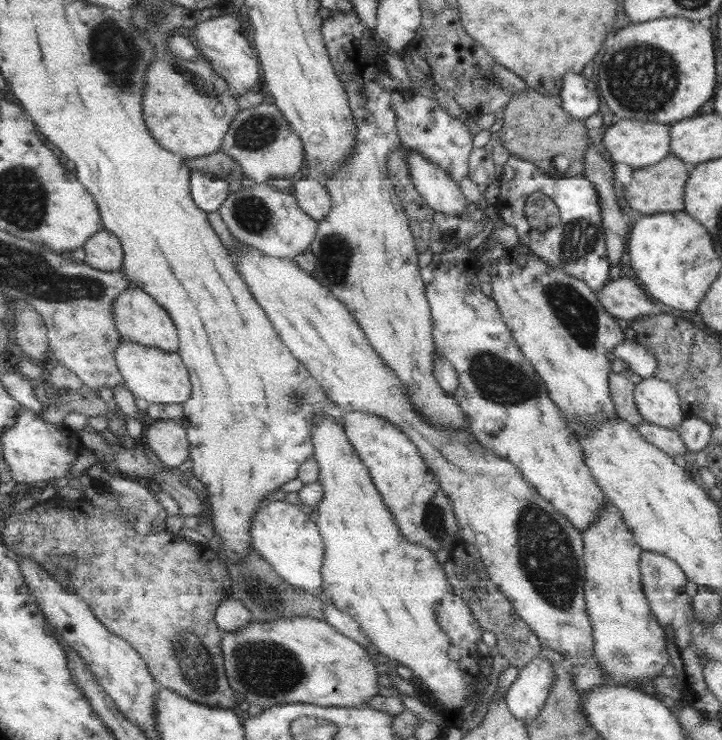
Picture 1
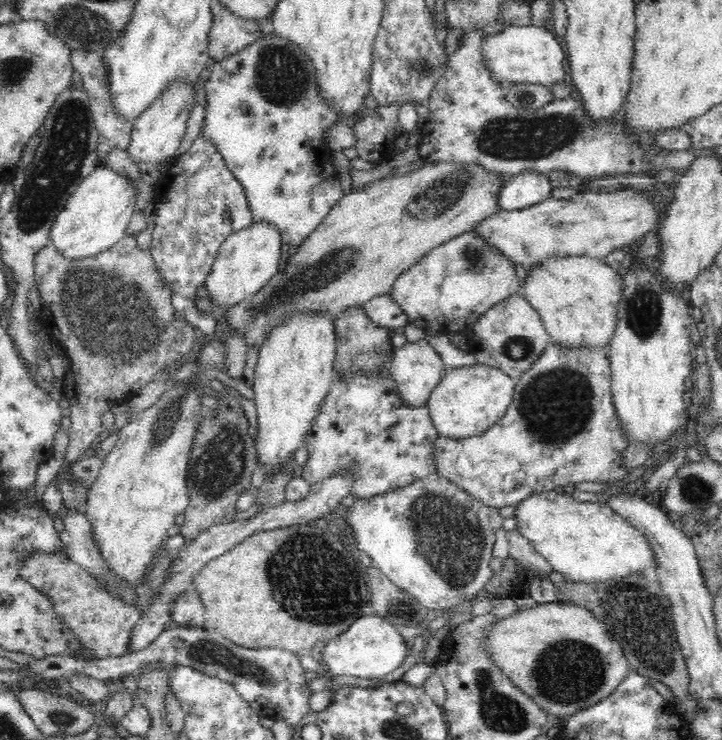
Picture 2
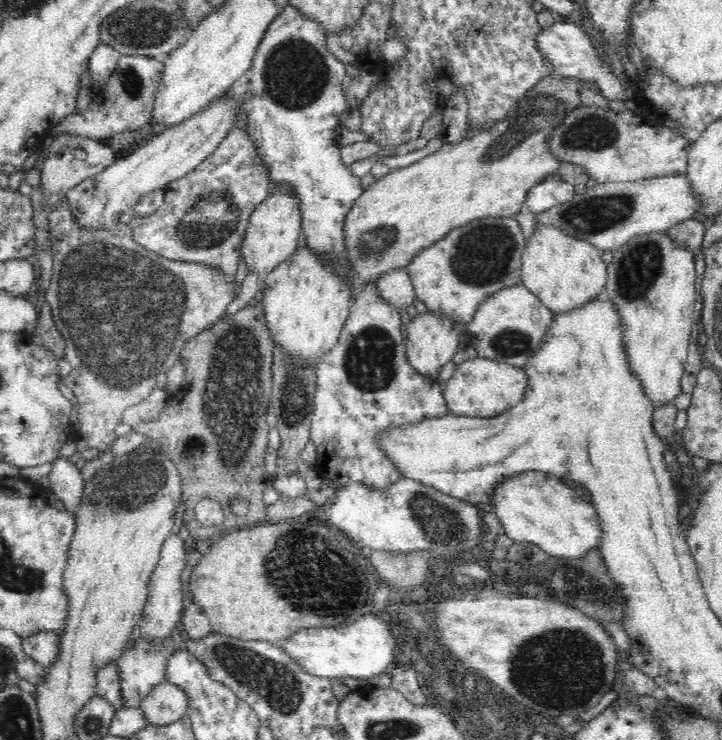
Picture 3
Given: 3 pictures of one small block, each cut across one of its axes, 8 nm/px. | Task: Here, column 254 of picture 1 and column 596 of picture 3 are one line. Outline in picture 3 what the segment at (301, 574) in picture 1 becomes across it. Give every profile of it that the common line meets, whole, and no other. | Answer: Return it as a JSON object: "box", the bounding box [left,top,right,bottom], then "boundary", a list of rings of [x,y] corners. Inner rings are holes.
{"box":[488,469,599,558],"boundary":[[[527,469],[525,472],[511,474],[504,477],[492,489],[488,501],[493,508],[496,518],[504,527],[504,534],[508,535],[513,541],[525,540],[537,544],[552,556],[565,556],[566,558],[578,558],[586,550],[596,548],[599,535],[598,520],[595,517],[594,507],[590,502],[584,502],[572,488],[566,486],[564,480],[560,480],[553,475],[537,469]]]}

